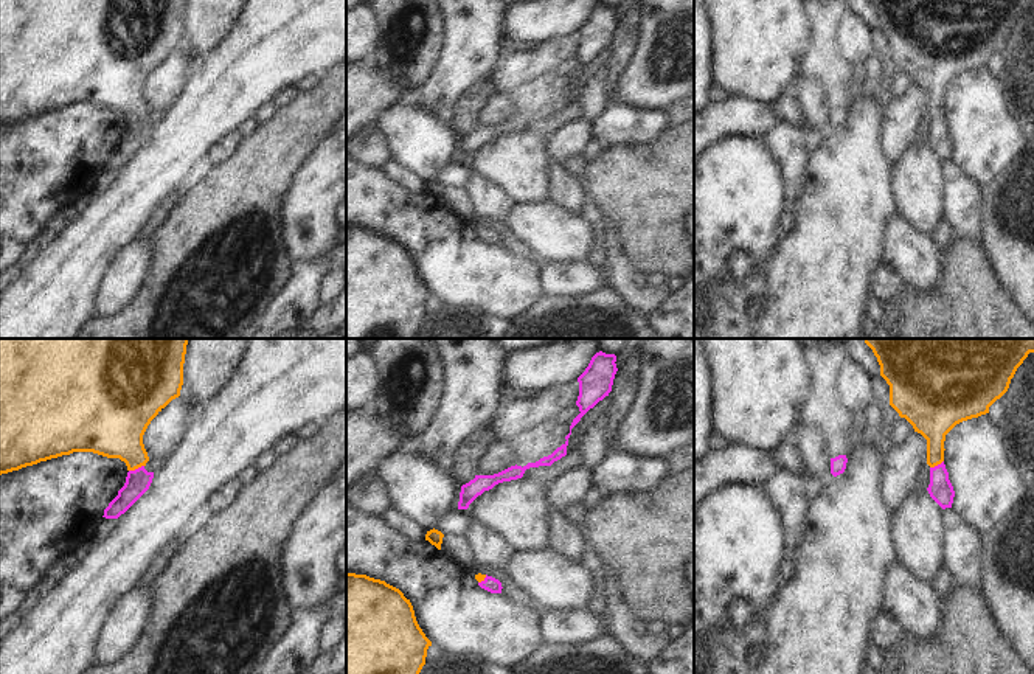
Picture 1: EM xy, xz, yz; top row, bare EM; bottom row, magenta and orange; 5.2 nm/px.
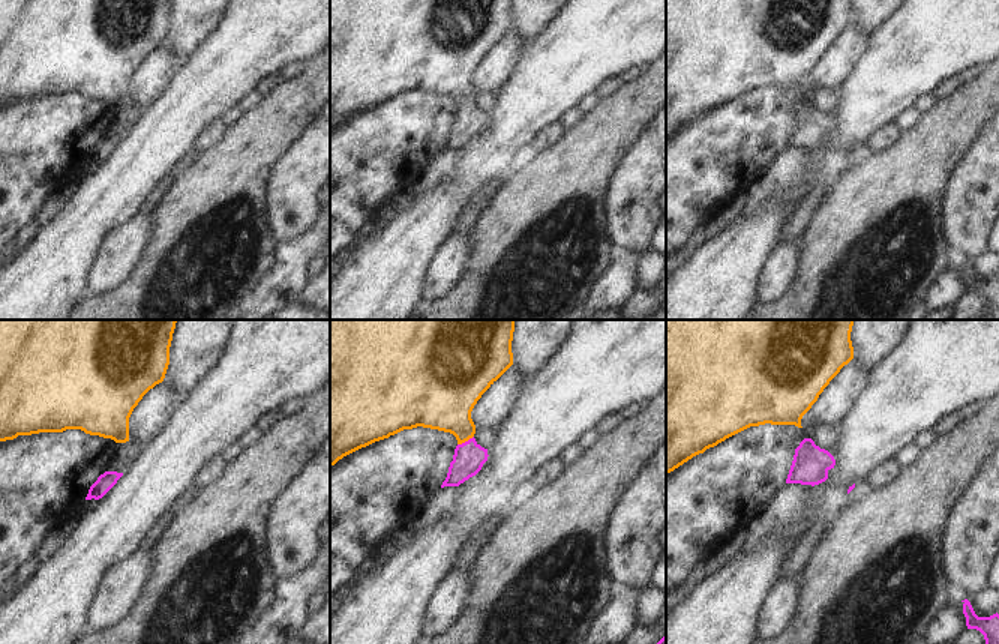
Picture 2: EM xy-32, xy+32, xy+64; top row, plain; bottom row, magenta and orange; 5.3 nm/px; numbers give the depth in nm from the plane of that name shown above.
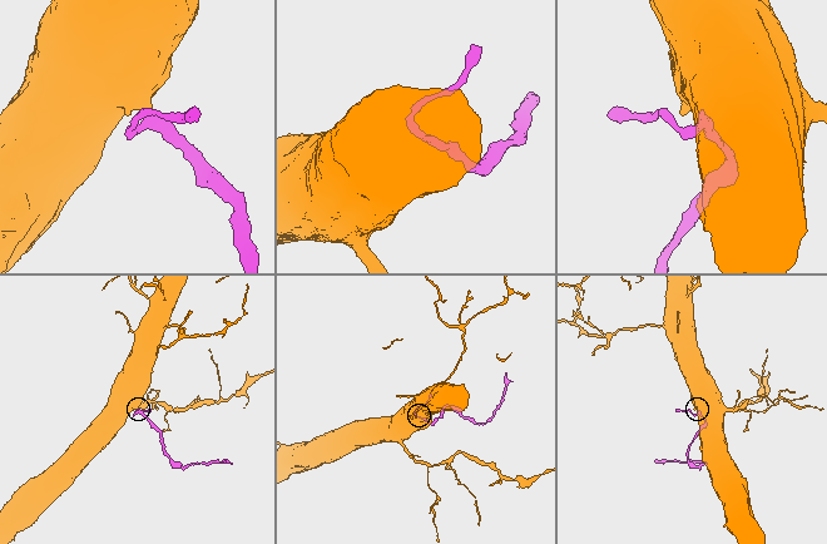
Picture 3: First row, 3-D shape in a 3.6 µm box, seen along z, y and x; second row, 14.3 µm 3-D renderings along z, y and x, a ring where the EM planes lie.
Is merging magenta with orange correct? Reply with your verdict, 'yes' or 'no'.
yes

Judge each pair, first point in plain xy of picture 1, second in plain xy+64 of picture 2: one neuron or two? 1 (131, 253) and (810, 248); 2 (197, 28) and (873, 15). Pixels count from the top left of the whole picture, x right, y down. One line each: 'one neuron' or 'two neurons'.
1: two neurons
2: one neuron

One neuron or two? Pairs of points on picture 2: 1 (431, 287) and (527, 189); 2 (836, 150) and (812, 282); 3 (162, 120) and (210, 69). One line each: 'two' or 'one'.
1: two
2: two
3: one

